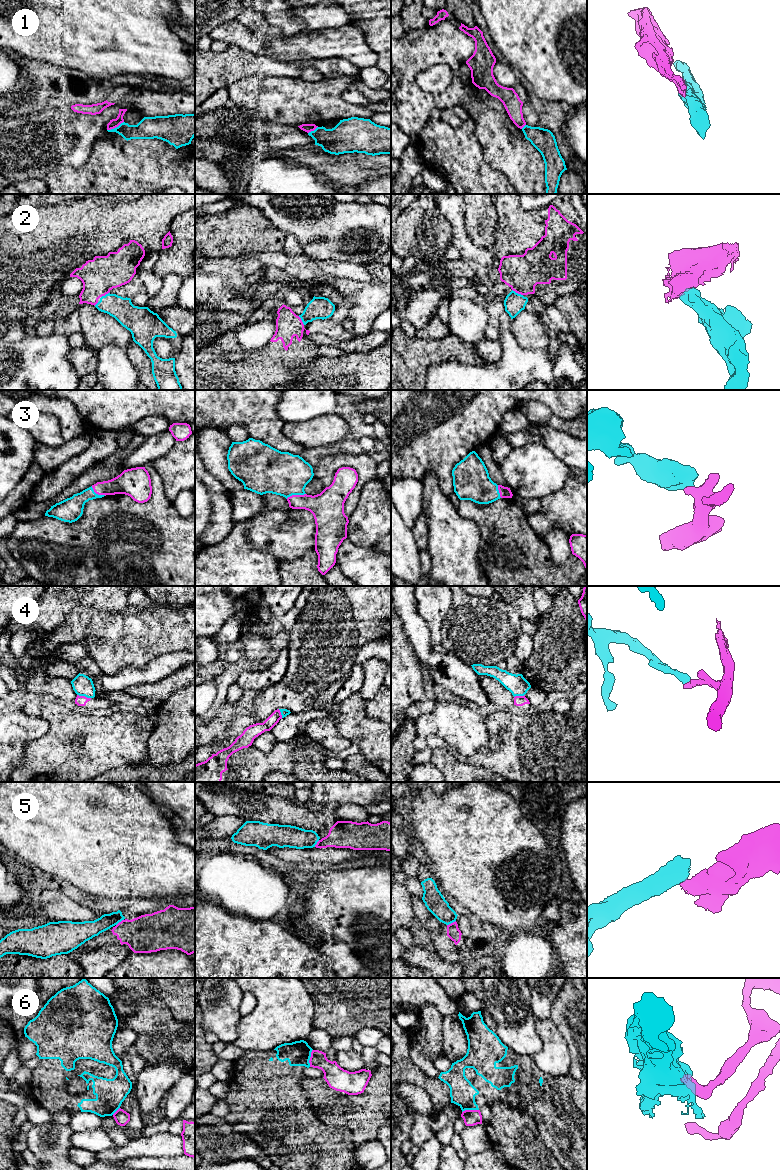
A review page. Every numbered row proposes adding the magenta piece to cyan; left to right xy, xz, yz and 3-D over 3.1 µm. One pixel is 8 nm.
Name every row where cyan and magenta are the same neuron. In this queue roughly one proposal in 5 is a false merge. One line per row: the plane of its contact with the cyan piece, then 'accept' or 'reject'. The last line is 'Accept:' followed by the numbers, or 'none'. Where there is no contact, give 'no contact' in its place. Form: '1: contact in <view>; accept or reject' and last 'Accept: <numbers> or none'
1: contact in xy; reject
2: contact in yz; accept
3: contact in xz; accept
4: contact in xy; reject
5: contact in yz; reject
6: contact in xz; reject
Accept: 2, 3

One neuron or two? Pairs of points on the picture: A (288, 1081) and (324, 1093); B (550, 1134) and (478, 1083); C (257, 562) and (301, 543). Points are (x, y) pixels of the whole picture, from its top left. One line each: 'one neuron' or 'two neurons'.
A: two neurons
B: one neuron
C: two neurons

